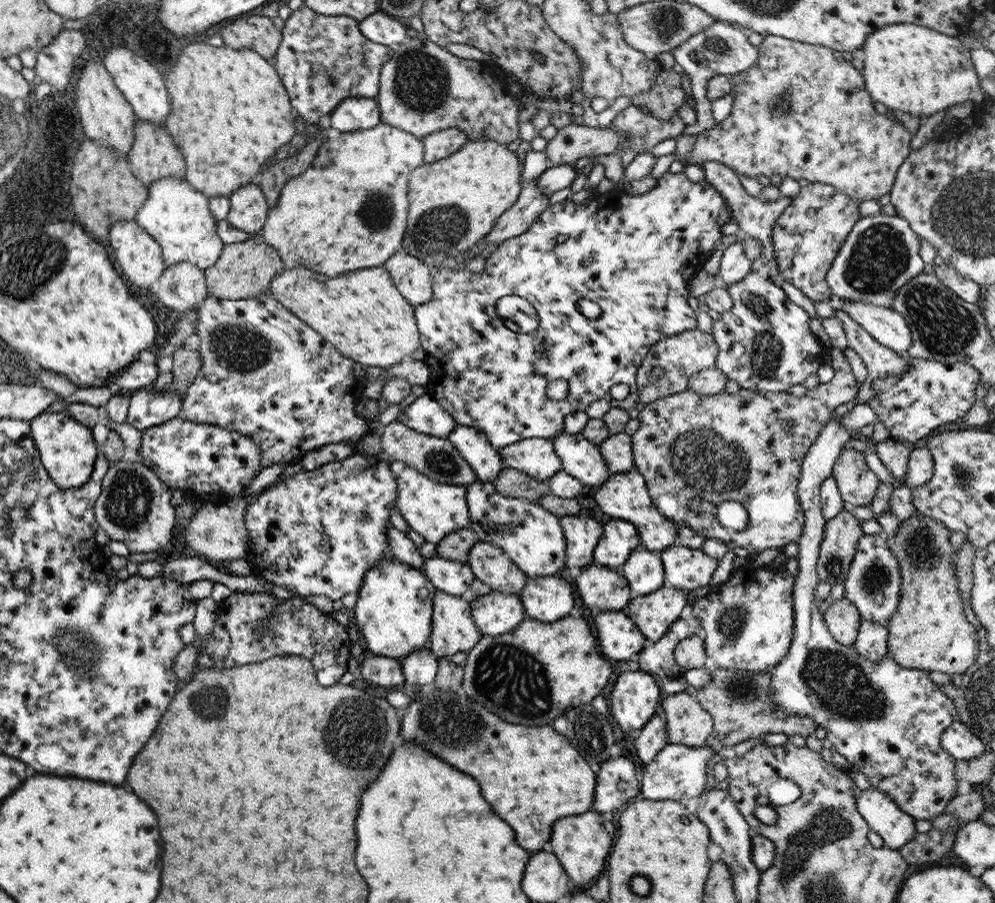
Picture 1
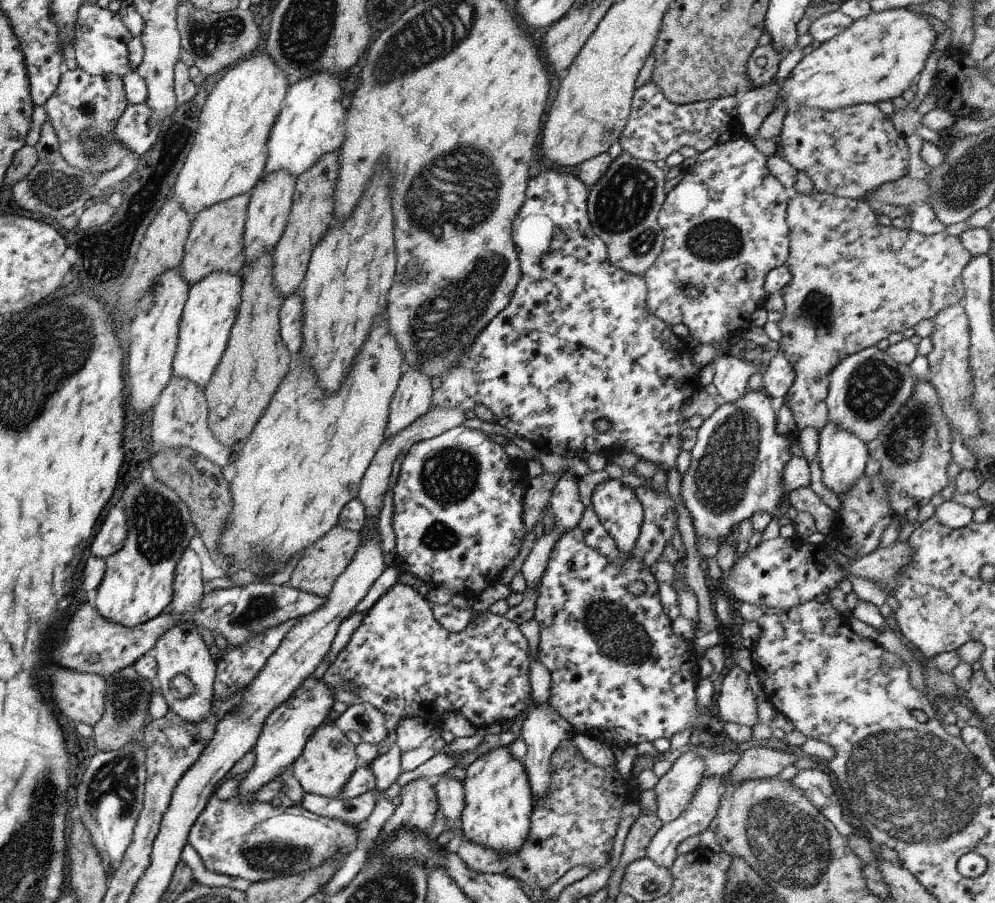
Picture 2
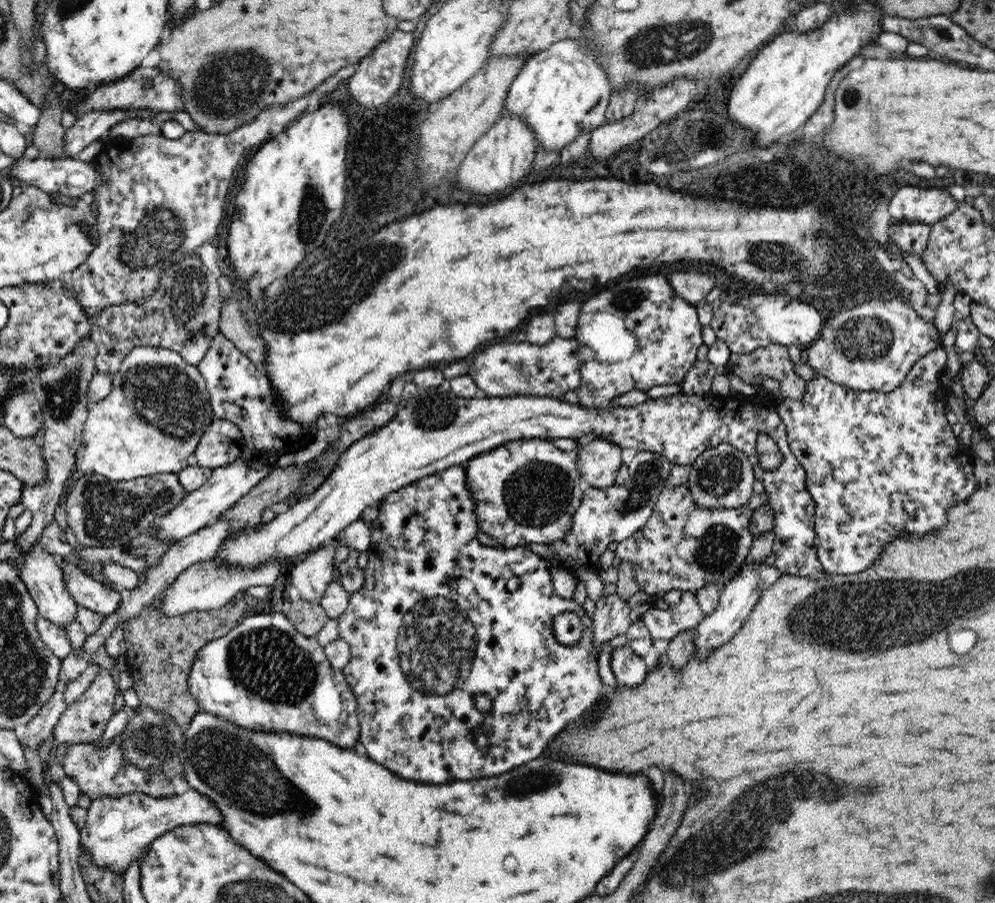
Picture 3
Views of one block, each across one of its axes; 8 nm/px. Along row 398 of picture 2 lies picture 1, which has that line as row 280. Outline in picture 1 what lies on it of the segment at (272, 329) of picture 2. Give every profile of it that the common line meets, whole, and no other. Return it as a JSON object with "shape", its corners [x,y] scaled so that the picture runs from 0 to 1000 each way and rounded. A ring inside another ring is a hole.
{"shape":[[[253,258],[244,268],[222,274],[222,283],[218,286],[218,290],[214,290],[214,295],[205,300],[207,327],[220,331],[258,330],[269,326],[272,307],[286,298],[278,278],[260,258]]]}

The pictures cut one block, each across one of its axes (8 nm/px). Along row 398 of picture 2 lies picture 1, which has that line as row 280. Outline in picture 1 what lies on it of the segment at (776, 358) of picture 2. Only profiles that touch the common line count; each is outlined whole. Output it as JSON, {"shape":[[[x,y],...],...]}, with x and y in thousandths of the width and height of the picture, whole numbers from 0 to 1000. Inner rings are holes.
{"shape":[[[703,178],[699,179],[708,190],[708,199],[712,202],[725,217],[732,228],[734,241],[745,255],[747,255],[750,264],[757,262],[765,268],[764,285],[769,288],[769,296],[766,300],[770,307],[777,313],[778,309],[783,305],[781,293],[779,293],[779,285],[777,285],[777,274],[775,272],[775,256],[779,248],[779,243],[786,237],[786,233],[795,224],[797,217],[782,218],[779,223],[770,224],[763,218],[756,218],[751,215],[741,194],[732,184],[721,178]]]}

